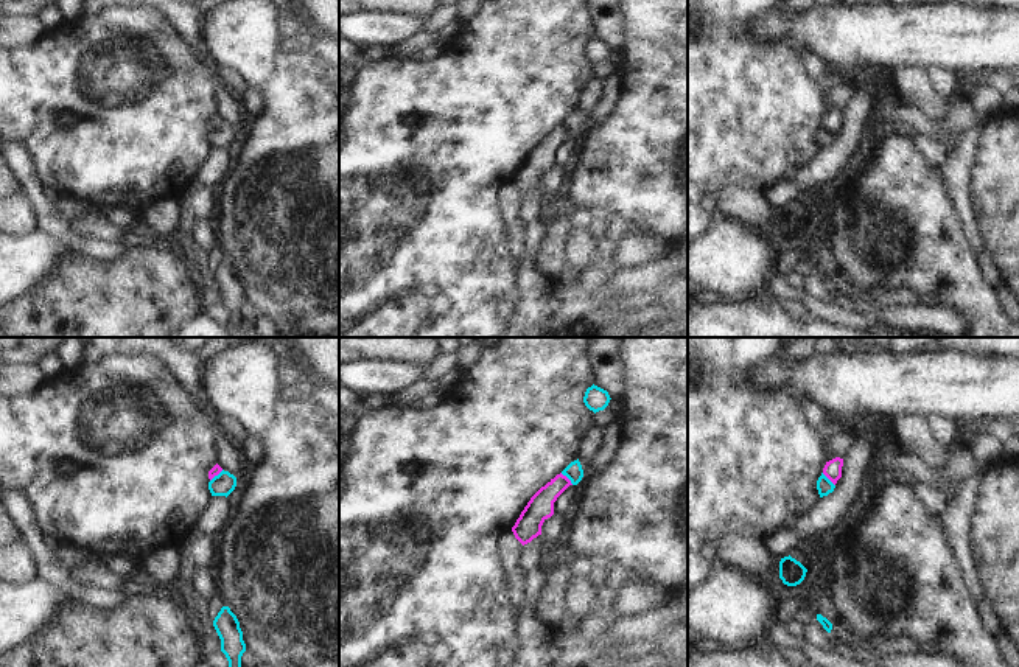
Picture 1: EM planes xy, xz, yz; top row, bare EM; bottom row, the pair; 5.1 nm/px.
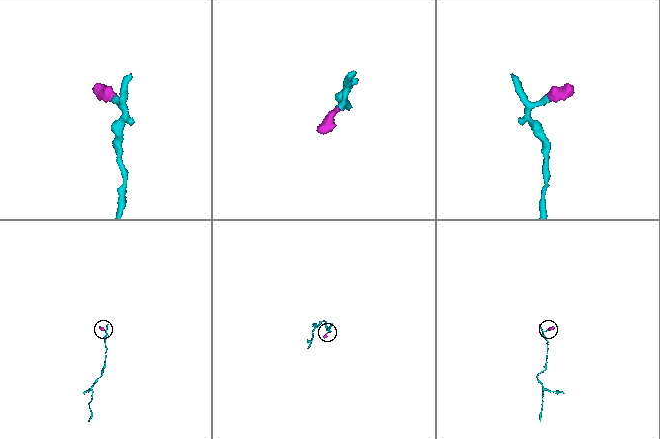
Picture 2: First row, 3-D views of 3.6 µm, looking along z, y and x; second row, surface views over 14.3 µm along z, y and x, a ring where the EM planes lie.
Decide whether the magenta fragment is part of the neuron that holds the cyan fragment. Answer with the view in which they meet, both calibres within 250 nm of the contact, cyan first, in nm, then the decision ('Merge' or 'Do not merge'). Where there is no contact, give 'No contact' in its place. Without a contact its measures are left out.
Touches cyan in xz. Thickness 90 nm (cyan) against 140 nm. Merge

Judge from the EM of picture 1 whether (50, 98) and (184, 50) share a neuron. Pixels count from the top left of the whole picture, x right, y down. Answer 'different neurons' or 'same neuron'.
same neuron

